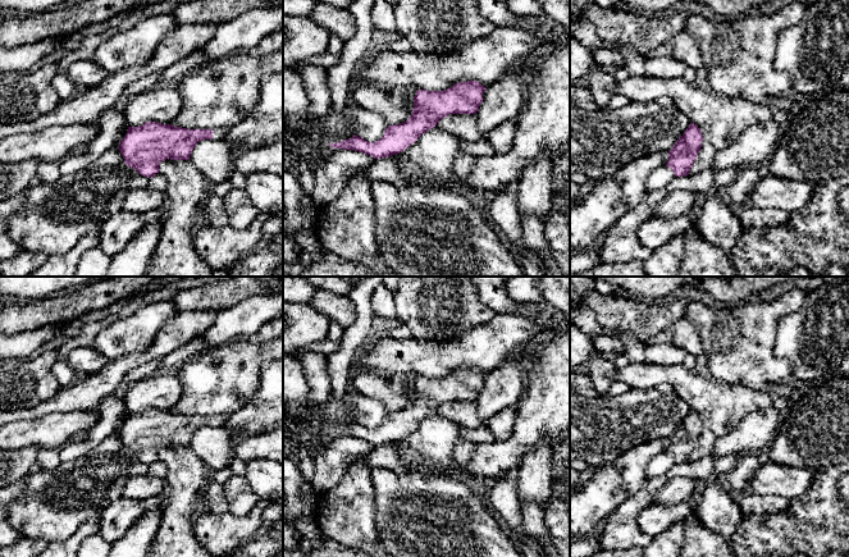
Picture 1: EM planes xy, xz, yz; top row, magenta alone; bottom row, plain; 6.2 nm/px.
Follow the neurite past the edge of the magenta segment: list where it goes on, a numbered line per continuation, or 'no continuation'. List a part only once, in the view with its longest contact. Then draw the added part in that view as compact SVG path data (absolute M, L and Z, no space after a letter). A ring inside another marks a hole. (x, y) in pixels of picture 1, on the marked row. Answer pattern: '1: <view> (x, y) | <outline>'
1: xy (218, 133) | M215 128L213 129L213 138L214 141L223 140L228 133L229 128Z

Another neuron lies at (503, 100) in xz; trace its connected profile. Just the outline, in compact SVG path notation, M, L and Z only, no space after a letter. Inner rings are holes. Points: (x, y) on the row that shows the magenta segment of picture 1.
M526 63L519 72L508 73L485 88L476 111L478 128L484 140L502 123L517 120L526 101L526 88L534 68L538 68L537 63Z

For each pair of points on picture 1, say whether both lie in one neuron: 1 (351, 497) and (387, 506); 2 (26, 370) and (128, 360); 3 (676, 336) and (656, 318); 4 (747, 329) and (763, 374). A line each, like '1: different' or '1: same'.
1: different
2: different
3: different
4: same

